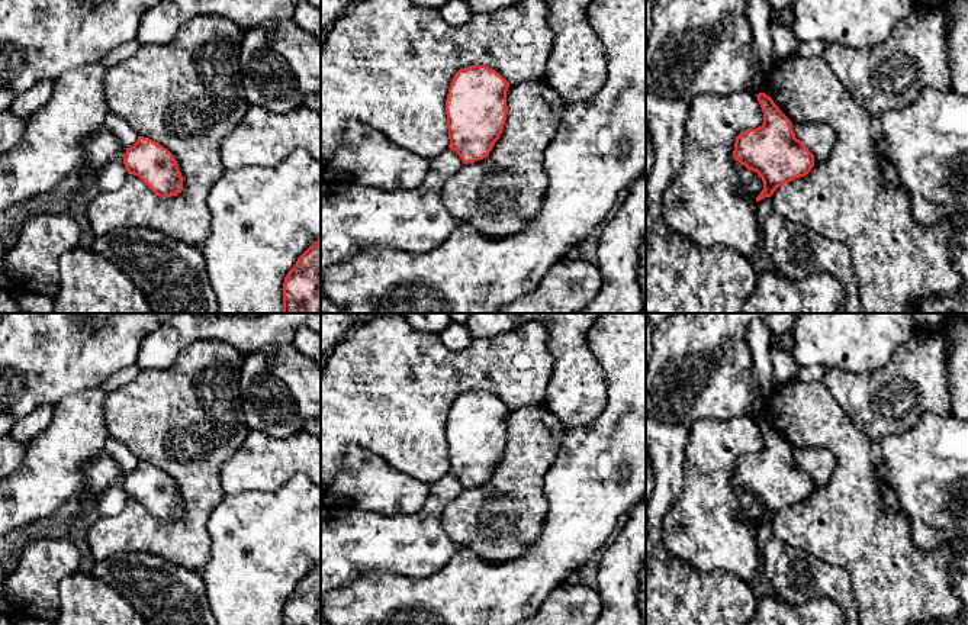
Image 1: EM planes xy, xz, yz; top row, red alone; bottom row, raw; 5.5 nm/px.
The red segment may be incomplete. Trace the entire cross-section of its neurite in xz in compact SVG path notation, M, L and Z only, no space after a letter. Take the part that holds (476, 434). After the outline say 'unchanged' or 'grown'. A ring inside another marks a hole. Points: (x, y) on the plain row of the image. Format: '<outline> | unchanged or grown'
M469 390L454 399L446 425L448 473L459 479L463 489L486 483L499 464L508 439L508 412L509 407L486 390Z | unchanged

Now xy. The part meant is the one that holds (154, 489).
M138 461L123 479L128 499L138 500L157 521L171 522L183 515L183 500L173 479L158 467Z | unchanged

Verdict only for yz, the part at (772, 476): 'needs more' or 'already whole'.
already whole

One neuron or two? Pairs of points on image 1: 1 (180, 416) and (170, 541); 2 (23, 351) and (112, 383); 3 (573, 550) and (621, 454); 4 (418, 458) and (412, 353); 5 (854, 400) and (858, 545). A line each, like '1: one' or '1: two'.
1: one
2: two
3: one
4: one
5: two

